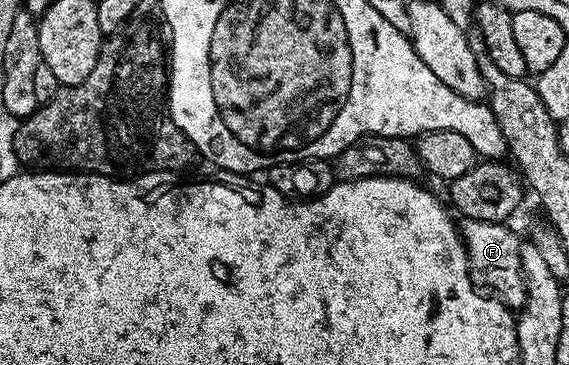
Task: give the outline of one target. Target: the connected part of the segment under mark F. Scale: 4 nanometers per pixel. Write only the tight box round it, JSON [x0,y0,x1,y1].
[458,218,526,309]

